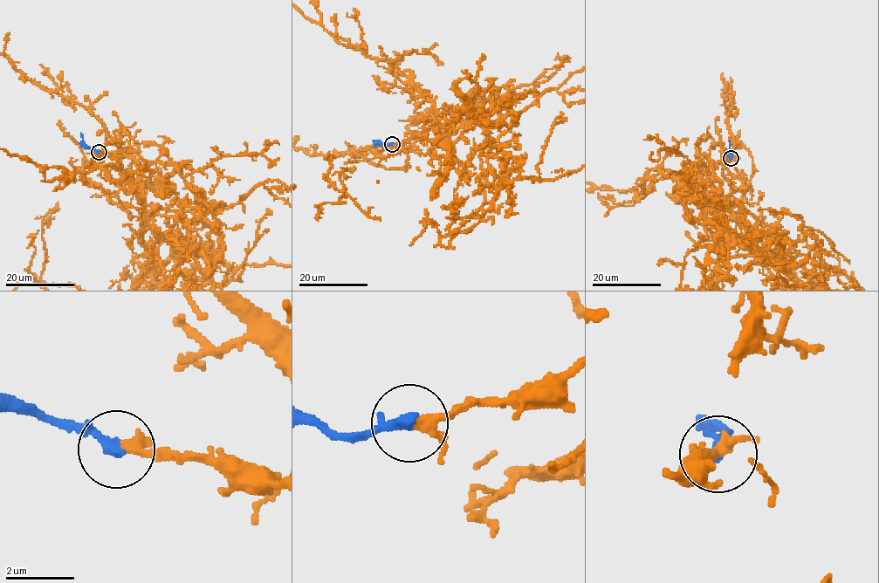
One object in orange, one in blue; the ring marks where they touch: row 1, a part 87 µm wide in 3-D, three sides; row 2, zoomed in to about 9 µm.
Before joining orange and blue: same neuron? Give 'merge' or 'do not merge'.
merge

